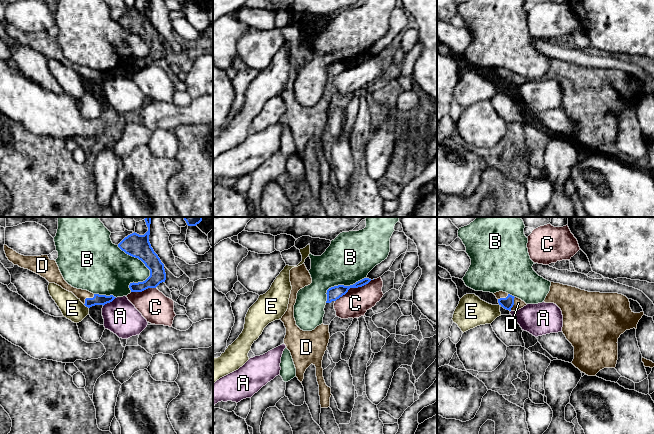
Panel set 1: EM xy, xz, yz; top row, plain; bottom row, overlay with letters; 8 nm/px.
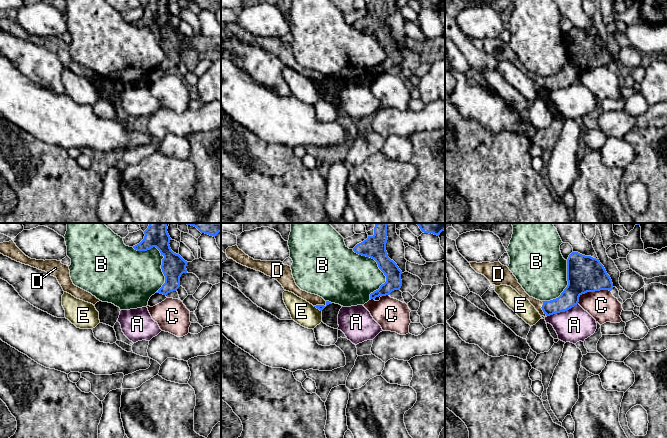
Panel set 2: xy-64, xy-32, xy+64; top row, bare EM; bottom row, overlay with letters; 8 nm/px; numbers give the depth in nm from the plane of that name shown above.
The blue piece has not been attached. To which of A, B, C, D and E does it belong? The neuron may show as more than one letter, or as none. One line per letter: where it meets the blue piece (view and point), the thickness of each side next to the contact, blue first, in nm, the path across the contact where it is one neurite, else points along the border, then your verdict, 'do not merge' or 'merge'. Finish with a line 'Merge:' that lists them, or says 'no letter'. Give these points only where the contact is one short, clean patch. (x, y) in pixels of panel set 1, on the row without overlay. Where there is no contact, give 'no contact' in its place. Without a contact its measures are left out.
A: contact xy (109, 78); calibres 80 and 280 nm; border xy (115, 73), (103, 82); do not merge
B: contact xy (148, 44); calibres 190 and 300 nm; do not merge
C: contact xz (353, 63); calibres 110 and 220 nm; do not merge
D: contact xy (87, 74); calibres 80 and 80 nm; merge
E: contact xy (86, 82); calibres 80 and 180 nm; border xy (83, 80), (88, 84); do not merge
Merge: D

